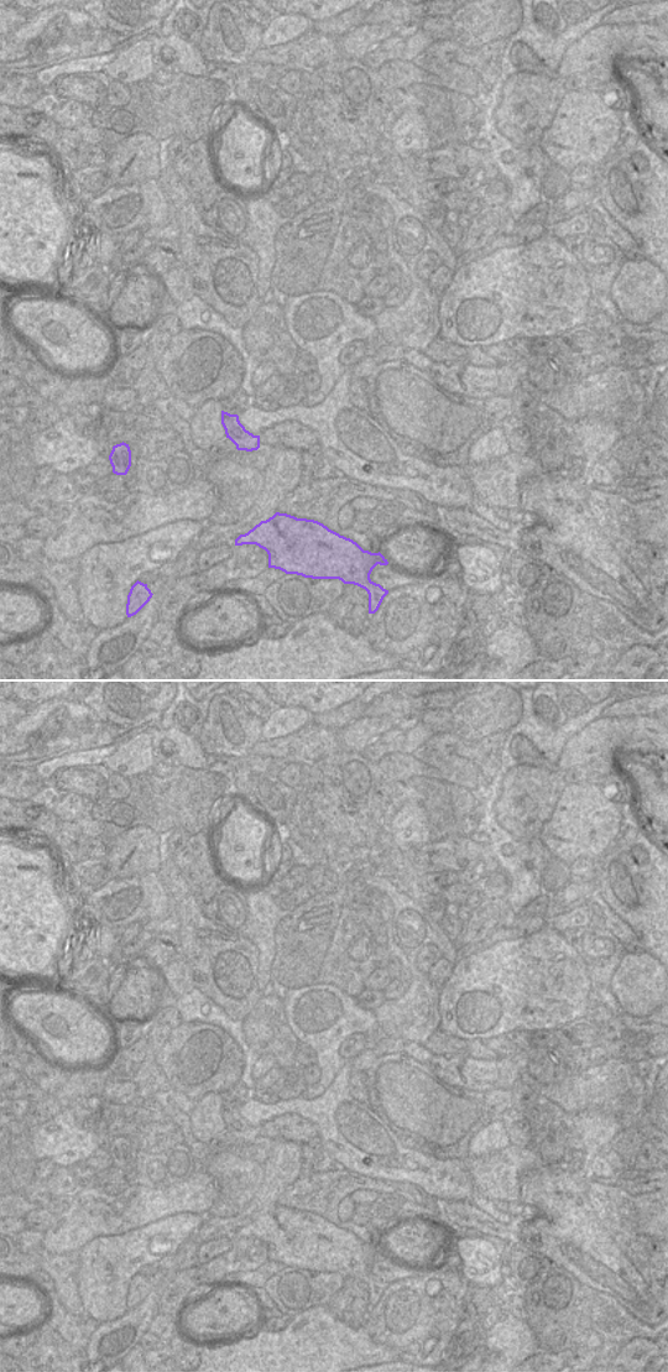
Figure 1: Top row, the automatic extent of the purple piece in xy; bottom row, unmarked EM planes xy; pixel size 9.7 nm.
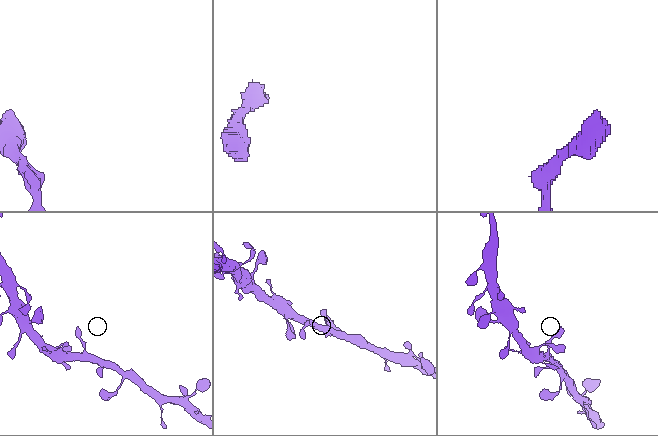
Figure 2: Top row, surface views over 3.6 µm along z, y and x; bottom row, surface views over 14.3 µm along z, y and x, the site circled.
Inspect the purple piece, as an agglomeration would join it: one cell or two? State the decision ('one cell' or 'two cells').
one cell

